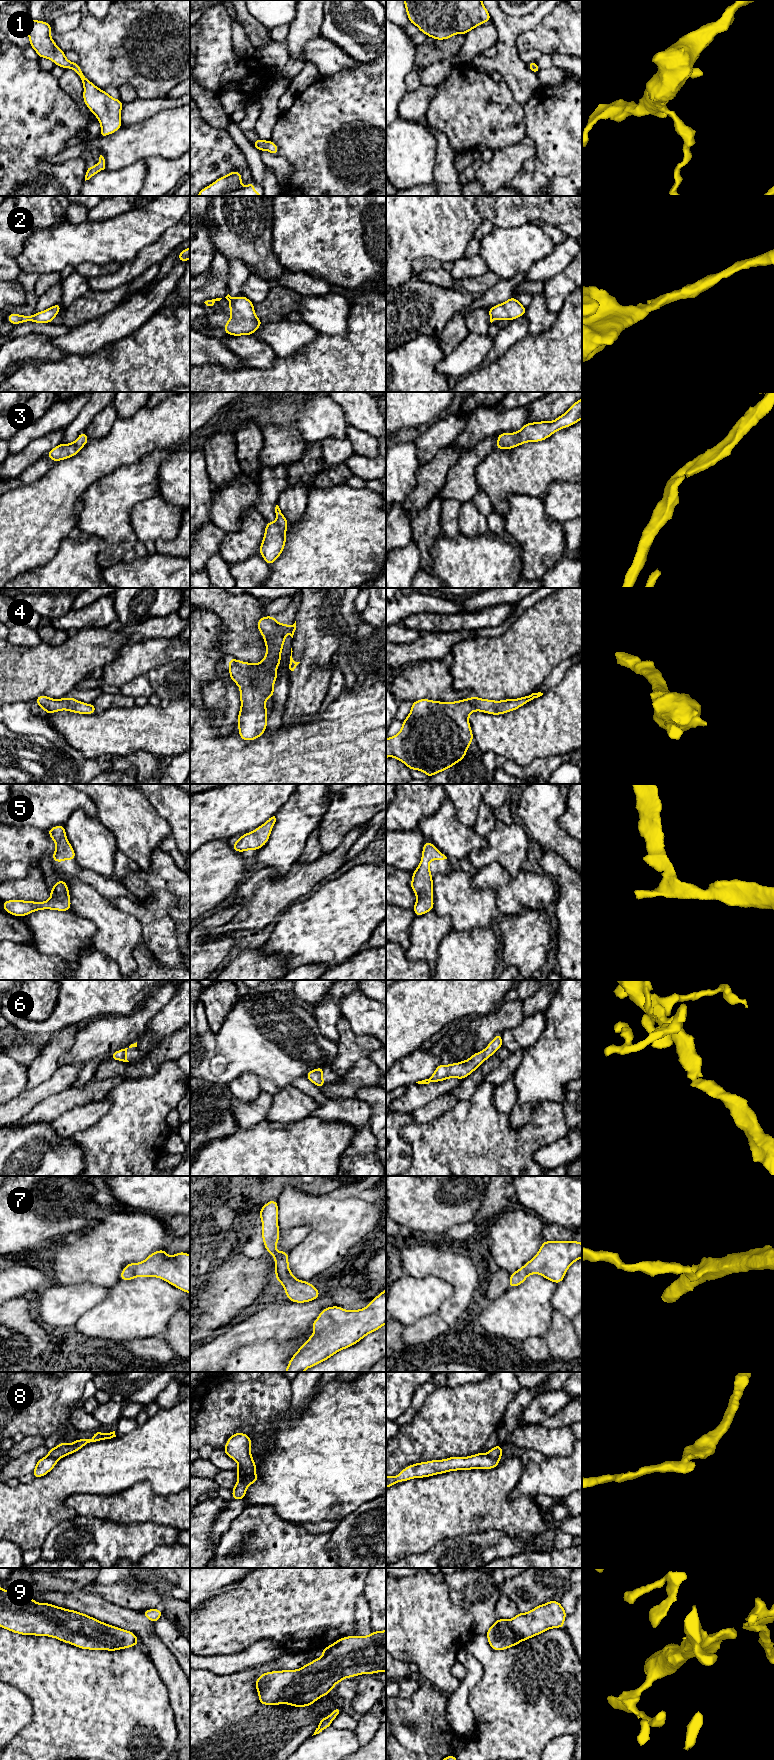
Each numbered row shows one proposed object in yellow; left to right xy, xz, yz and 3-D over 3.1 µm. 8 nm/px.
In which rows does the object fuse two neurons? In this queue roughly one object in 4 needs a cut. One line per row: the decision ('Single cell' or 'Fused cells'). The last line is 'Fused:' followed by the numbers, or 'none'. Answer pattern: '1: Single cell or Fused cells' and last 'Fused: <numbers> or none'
1: Single cell
2: Single cell
3: Single cell
4: Single cell
5: Single cell
6: Single cell
7: Single cell
8: Fused cells
9: Single cell
Fused: 8

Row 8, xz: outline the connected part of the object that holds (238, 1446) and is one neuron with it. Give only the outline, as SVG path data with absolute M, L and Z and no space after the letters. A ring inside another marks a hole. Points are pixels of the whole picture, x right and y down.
M237 1432L228 1438L223 1449L225 1454L239 1465L235 1470L239 1479L232 1490L233 1500L242 1500L246 1496L249 1486L247 1480L256 1474L256 1462L251 1455L251 1445L252 1440L247 1434Z

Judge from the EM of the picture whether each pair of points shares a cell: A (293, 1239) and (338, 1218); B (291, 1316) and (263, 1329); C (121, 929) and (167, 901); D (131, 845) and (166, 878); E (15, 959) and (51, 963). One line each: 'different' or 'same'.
A: different
B: same
C: different
D: different
E: same

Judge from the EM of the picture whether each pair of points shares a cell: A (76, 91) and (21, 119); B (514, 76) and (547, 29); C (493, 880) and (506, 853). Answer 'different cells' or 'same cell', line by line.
A: different cells
B: different cells
C: different cells

